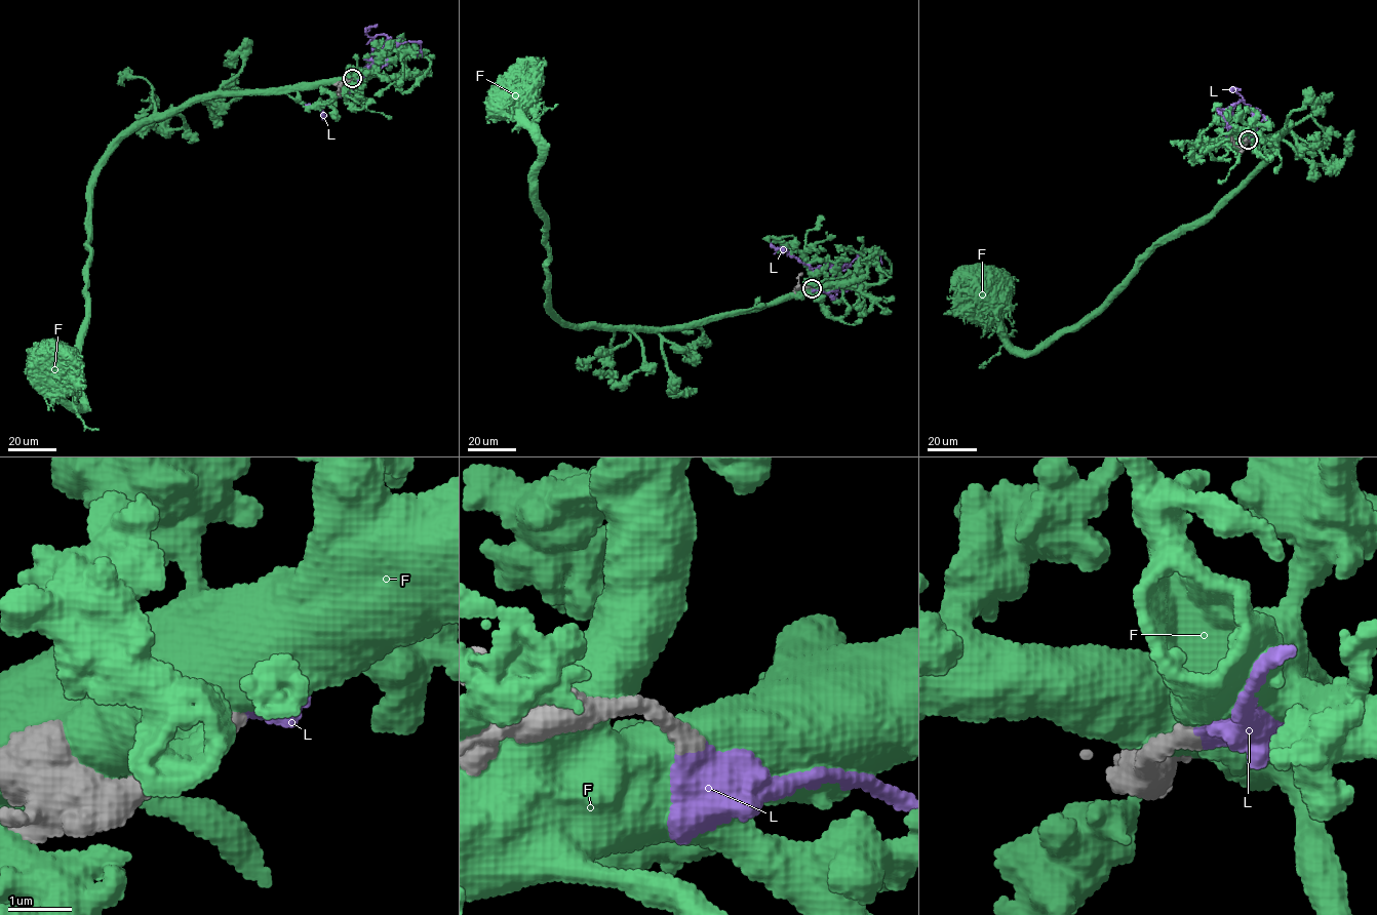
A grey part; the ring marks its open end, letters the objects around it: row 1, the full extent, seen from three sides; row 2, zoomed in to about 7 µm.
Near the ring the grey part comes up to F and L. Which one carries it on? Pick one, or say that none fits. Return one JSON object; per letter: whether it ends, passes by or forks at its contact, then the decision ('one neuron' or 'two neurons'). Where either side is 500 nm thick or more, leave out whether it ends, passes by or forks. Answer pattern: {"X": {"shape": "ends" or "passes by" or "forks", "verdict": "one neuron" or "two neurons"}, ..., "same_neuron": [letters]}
{"F": {"verdict": "two neurons"}, "L": {"verdict": "one neuron"}, "same_neuron": ["L"]}

